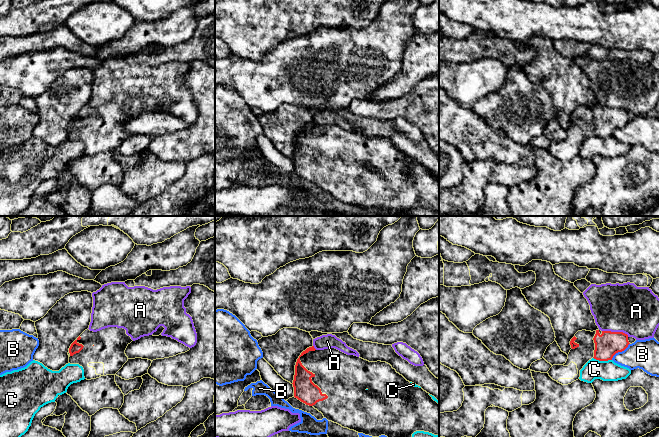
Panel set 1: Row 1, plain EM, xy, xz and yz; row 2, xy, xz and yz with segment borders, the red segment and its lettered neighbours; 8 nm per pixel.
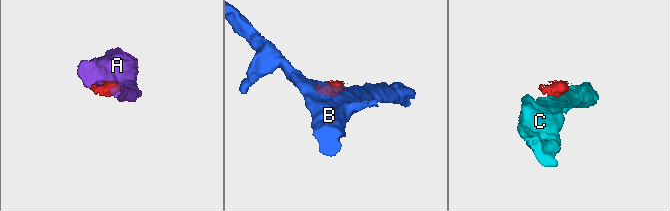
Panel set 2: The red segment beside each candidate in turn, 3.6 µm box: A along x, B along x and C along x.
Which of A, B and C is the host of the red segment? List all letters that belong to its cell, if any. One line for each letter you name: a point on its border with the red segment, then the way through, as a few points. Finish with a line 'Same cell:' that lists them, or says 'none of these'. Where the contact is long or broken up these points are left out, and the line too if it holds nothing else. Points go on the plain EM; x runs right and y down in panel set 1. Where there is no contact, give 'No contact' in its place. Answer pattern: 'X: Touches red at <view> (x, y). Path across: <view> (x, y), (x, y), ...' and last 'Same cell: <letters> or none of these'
Same cell: none of these

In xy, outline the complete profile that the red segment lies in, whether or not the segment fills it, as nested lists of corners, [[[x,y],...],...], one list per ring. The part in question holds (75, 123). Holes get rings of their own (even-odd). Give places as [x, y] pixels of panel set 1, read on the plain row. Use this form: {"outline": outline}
{"outline": [[[108,103],[97,108],[87,105],[71,120],[69,139],[82,142],[84,153],[87,156],[106,151],[116,151],[128,137],[125,126],[132,117],[123,104]]]}

